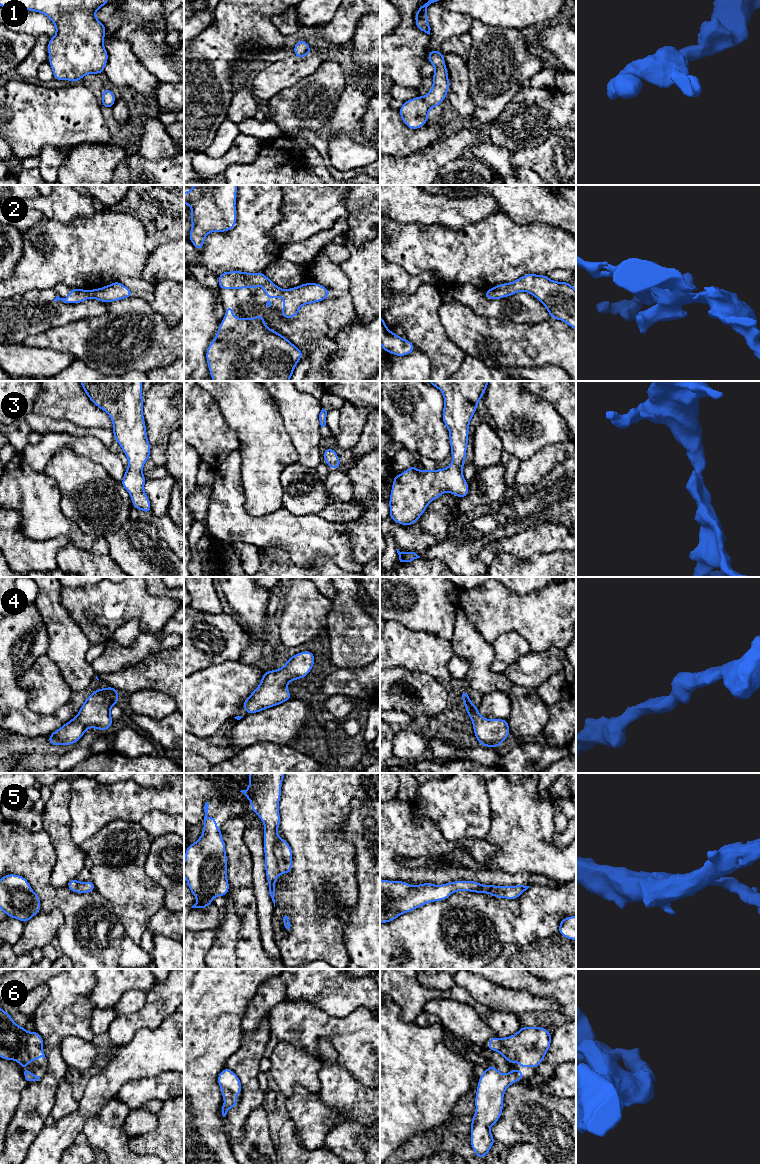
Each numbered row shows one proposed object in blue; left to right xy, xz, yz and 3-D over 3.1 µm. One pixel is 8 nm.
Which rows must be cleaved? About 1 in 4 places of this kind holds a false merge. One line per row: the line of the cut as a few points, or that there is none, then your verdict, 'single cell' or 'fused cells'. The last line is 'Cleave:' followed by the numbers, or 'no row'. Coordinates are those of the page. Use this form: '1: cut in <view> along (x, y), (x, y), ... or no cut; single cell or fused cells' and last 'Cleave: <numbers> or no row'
1: no cut; single cell
2: no cut; single cell
3: no cut; single cell
4: no cut; single cell
5: no cut; single cell
6: no cut; single cell
Cleave: no row

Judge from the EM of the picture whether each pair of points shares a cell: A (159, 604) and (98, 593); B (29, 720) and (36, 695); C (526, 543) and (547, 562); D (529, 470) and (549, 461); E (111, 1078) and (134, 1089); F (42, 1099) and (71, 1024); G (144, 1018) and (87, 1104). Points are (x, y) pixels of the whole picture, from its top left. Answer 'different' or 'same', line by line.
A: same
B: different
C: different
D: same
E: different
F: same
G: different

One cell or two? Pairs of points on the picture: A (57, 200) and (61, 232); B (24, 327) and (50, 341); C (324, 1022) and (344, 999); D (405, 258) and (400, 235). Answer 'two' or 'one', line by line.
A: two
B: two
C: two
D: one

